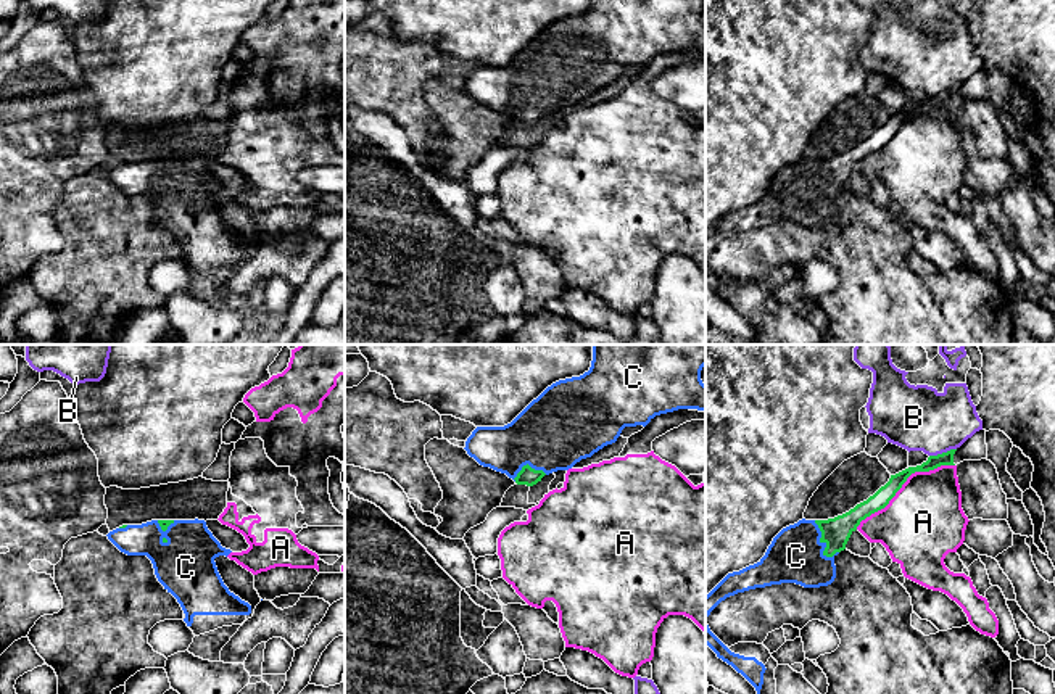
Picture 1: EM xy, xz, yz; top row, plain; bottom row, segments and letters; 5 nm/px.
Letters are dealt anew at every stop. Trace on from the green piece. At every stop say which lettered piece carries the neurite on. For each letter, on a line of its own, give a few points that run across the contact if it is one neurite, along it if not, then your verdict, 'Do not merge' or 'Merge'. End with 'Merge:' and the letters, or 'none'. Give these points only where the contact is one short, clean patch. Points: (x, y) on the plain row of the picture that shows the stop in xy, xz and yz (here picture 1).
A: Do not merge
B: Line: yz (955, 87), (930, 95). Do not merge
C: Line: yz (835, 171), (822, 181), (814, 182), (796, 195). Merge
Merge: C

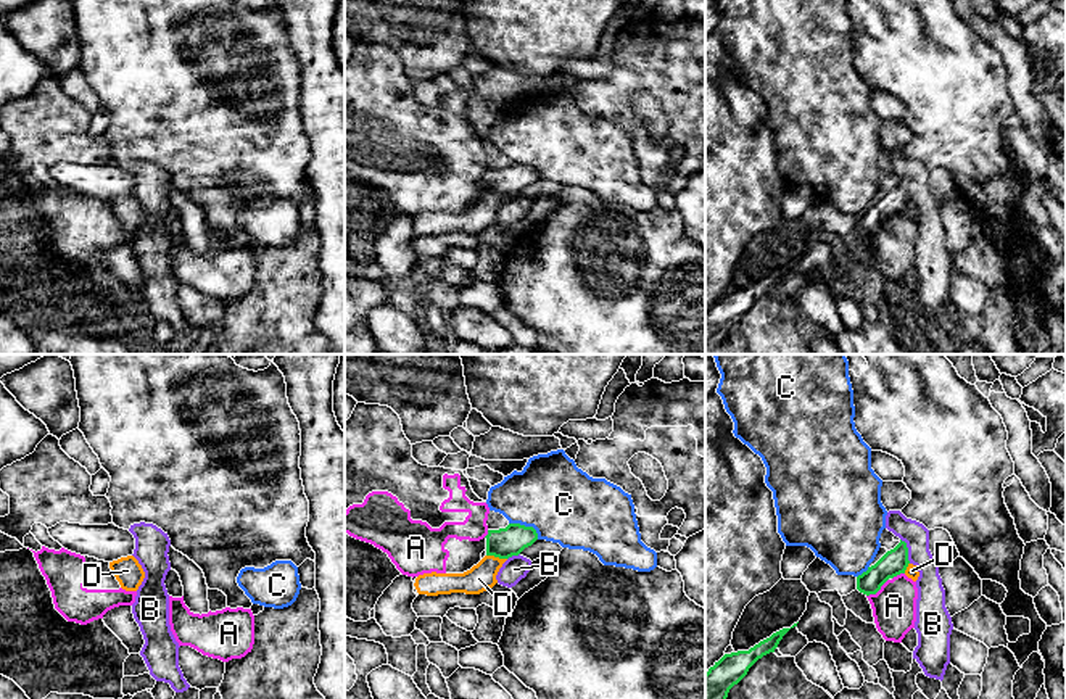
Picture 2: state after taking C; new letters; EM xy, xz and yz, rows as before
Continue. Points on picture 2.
A: Line: yz (888, 218), (875, 232), (867, 235). Do not merge
B: Line: yz (900, 177), (905, 182), (910, 202). Do not merge
C: Line: xz (509, 161), (530, 165), (538, 177). Do not merge
D: Line: xz (487, 194), (506, 198). Do not merge
Merge: none

